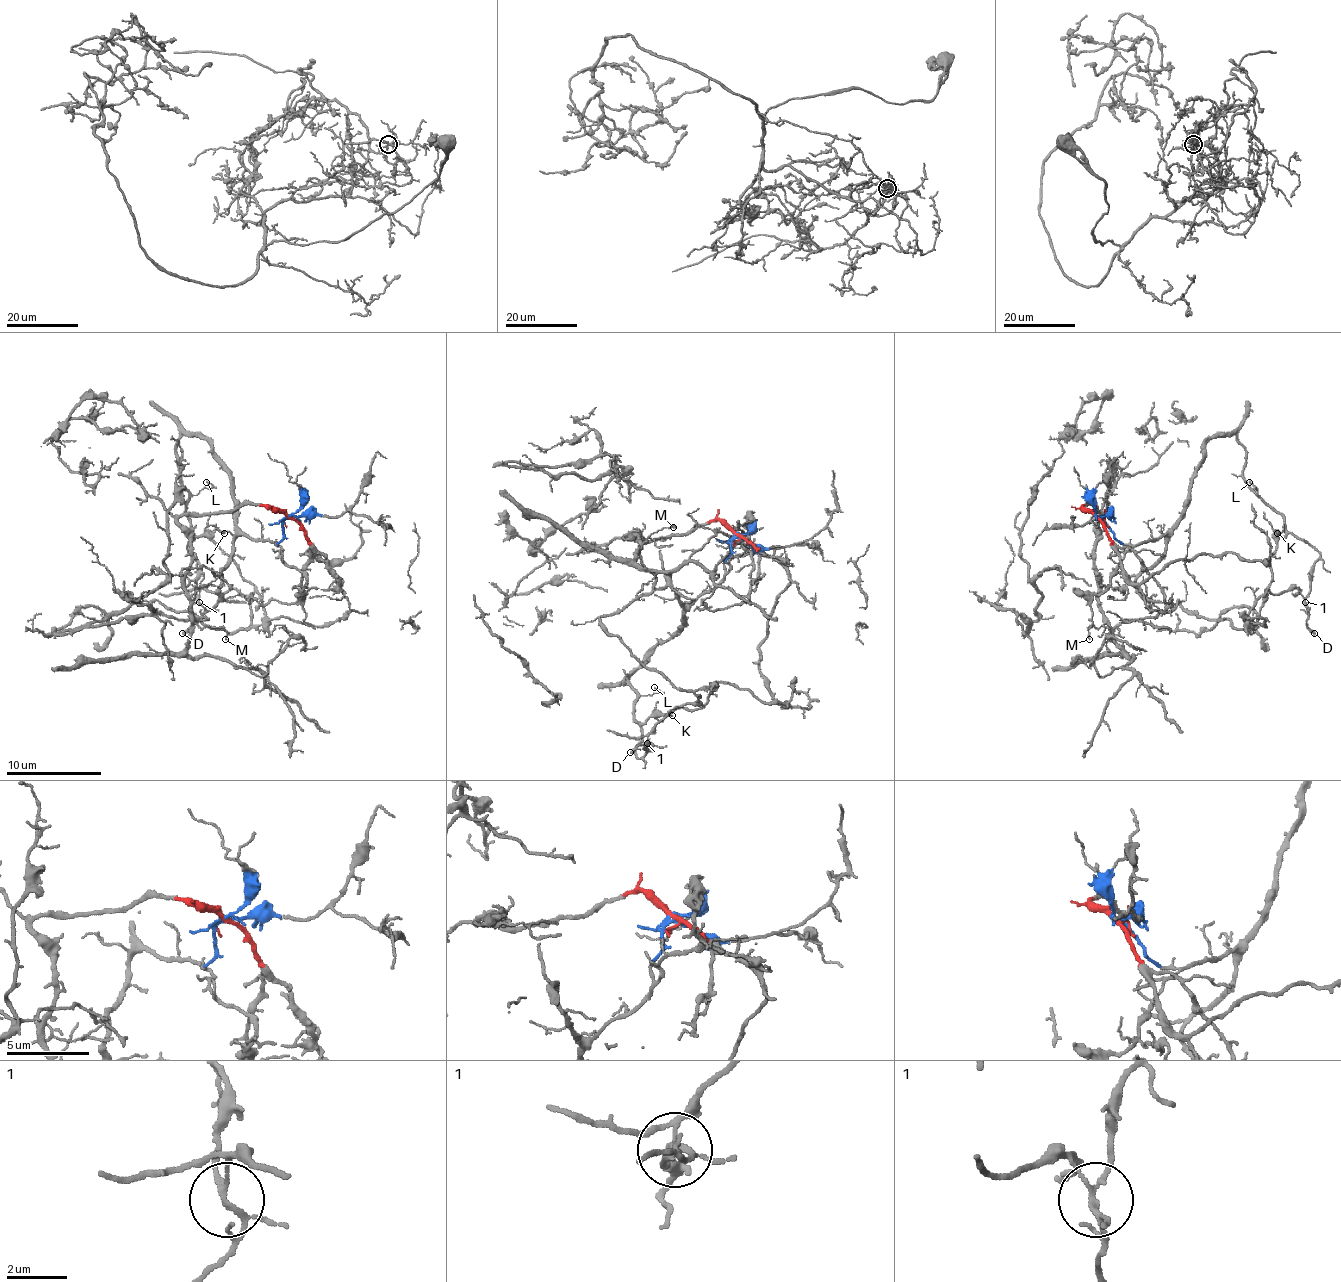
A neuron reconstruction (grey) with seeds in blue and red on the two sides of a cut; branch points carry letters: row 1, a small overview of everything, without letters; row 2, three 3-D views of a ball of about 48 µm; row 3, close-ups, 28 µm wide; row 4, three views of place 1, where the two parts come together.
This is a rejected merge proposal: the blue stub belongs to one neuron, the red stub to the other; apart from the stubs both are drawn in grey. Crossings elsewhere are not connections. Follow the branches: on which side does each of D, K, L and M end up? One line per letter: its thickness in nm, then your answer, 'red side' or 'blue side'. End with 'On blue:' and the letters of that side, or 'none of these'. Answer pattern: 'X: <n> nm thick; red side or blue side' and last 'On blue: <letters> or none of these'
D: 200 nm thick; blue side
K: 100 nm thick; blue side
L: 80 nm thick; blue side
M: 130 nm thick; red side
On blue: D, K, L

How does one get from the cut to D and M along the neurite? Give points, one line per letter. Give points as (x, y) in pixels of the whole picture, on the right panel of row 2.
D: (1098, 517), (1120, 541), (1158, 541), (1203, 446), (1234, 434), (1244, 481), (1320, 555), (1315, 634)
M: (1098, 517), (1082, 505), (1103, 515), (1093, 550), (1103, 619), (1101, 627), (1089, 627), (1089, 639)

